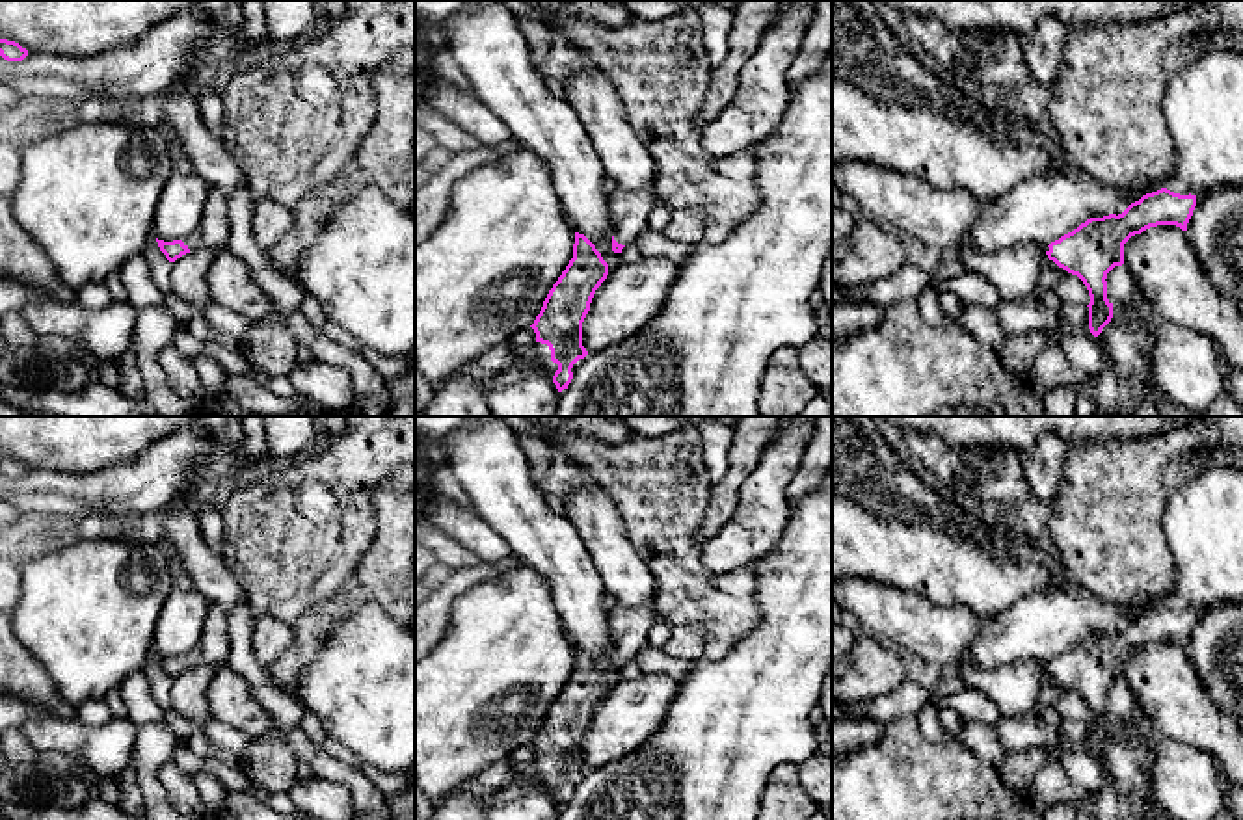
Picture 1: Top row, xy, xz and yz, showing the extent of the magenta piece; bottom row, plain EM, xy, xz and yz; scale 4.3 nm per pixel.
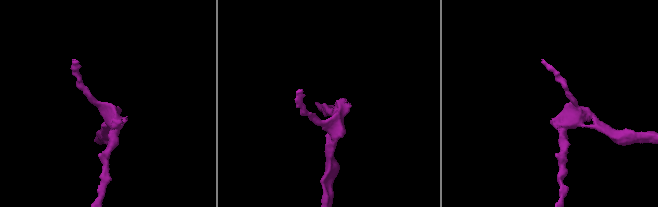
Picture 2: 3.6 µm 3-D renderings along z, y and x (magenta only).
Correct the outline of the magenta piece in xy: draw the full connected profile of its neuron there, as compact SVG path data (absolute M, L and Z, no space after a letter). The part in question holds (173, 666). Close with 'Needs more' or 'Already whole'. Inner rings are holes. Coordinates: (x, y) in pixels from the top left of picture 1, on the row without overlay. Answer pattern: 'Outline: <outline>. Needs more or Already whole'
Outline: M210 604L199 643L184 656L164 658L156 655L156 658L166 675L175 679L190 668L221 664L229 655L227 614L220 606Z. Needs more

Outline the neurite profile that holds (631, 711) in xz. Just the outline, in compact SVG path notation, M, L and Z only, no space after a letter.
M640 673L633 681L622 679L595 707L590 727L582 738L582 762L588 770L614 762L635 753L668 714L668 707L677 695L677 681L664 673Z

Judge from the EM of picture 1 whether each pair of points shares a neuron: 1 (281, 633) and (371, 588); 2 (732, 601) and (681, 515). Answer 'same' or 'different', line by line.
1: different
2: same

